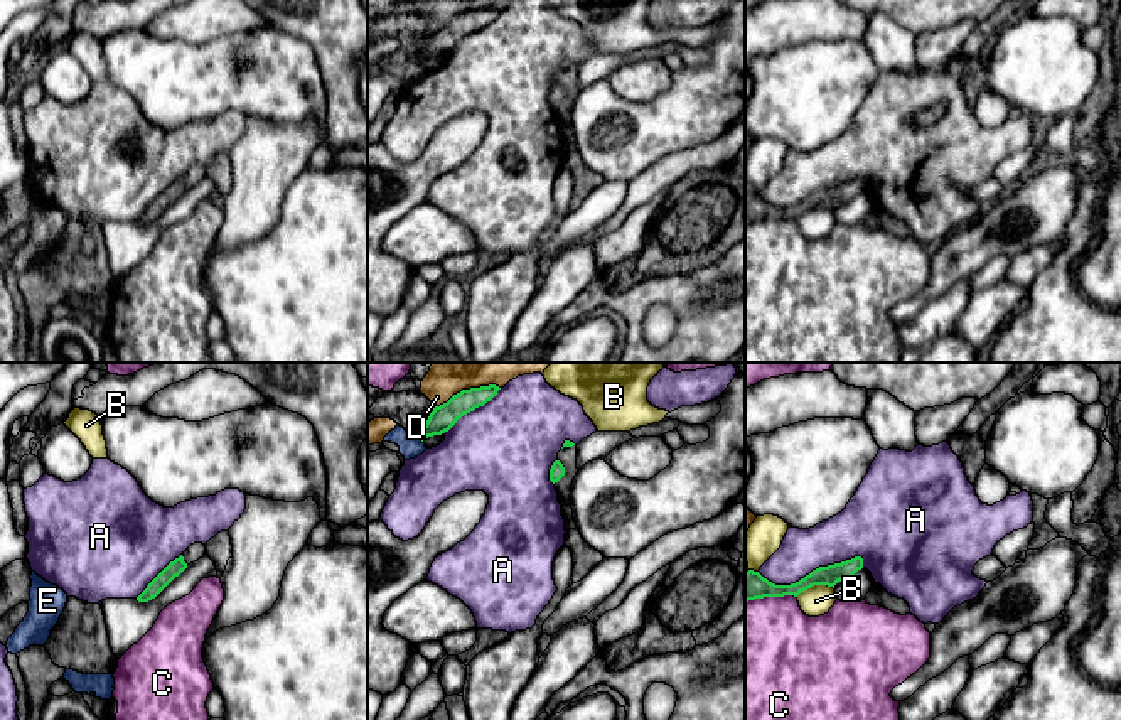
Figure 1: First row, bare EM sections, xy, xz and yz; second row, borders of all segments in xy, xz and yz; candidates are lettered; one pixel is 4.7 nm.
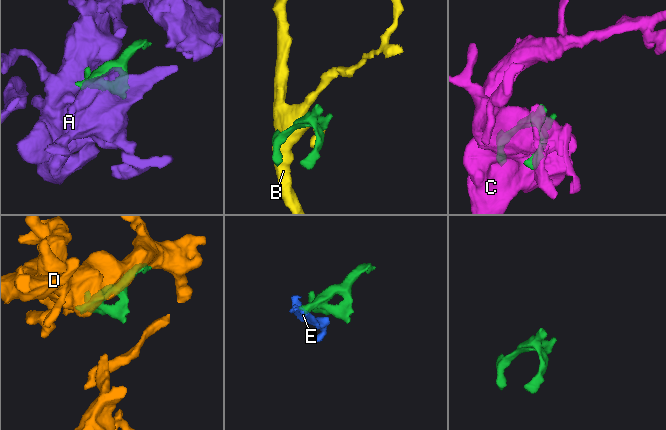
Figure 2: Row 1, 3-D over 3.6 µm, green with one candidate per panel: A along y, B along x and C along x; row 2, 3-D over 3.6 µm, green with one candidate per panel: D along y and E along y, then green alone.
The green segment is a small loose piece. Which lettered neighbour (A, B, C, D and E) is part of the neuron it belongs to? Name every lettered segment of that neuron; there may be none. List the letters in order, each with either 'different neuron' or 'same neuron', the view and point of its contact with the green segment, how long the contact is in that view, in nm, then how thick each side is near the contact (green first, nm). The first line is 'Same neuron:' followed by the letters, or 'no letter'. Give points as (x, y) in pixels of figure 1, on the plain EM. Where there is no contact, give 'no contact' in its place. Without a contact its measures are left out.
Same neuron: no letter
A: different neuron; contact yz (811, 194); length 500 nm; calibres 100 and 220 nm
B: different neuron; contact yz (815, 206); length 190 nm; calibres 100 and 140 nm
C: different neuron; contact yz (771, 218); length 260 nm; calibres 140 and 480 nm
D: different neuron; contact xz (467, 12); length 320 nm; calibres 120 and 130 nm
E: different neuron; contact xz (420, 61); length 40 nm; calibres 120 and 110 nm

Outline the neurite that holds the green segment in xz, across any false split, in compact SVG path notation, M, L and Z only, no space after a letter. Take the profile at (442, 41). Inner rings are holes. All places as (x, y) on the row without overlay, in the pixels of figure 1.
M489 7L462 12L460 15L453 17L447 25L433 30L418 61L423 64L428 59L448 54L459 40L479 29L484 29L497 17L499 12L499 8Z

